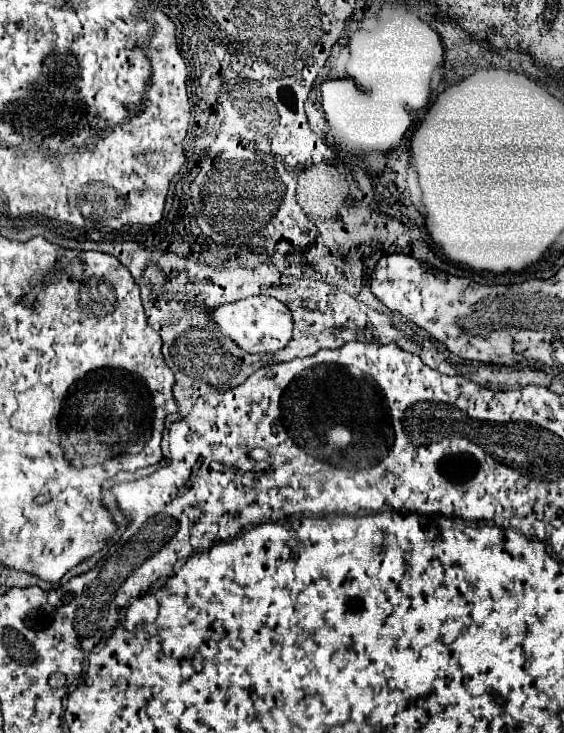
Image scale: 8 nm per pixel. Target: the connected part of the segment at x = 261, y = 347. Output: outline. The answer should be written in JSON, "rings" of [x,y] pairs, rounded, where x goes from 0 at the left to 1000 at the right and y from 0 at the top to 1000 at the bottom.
{"rings":[[[473,402],[438,405],[438,408],[427,408],[417,413],[367,422],[363,430],[374,435],[374,441],[381,446],[392,449],[392,454],[399,460],[417,465],[417,471],[434,482],[459,482],[459,484],[488,482],[512,468],[516,454],[520,454],[516,422],[505,413],[491,411],[488,405],[473,405]]]}

